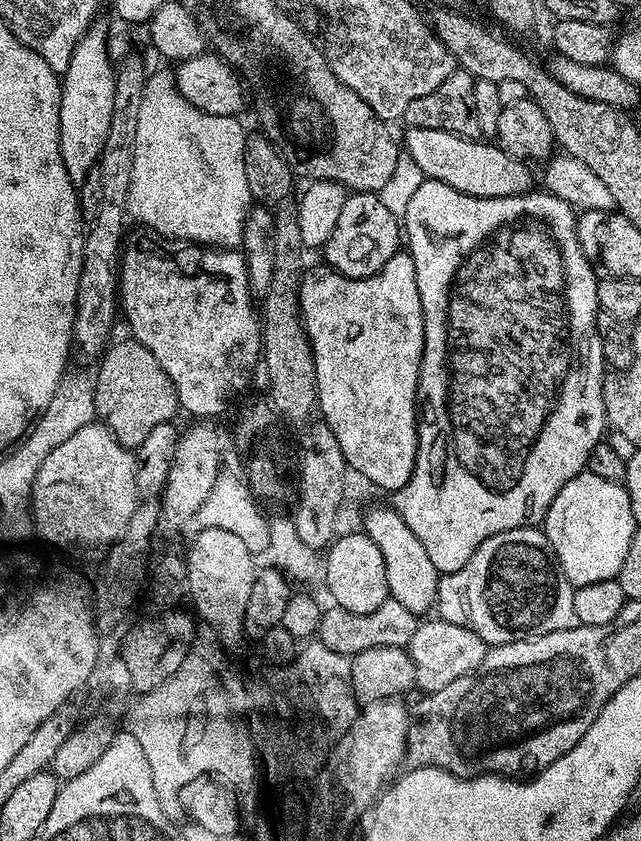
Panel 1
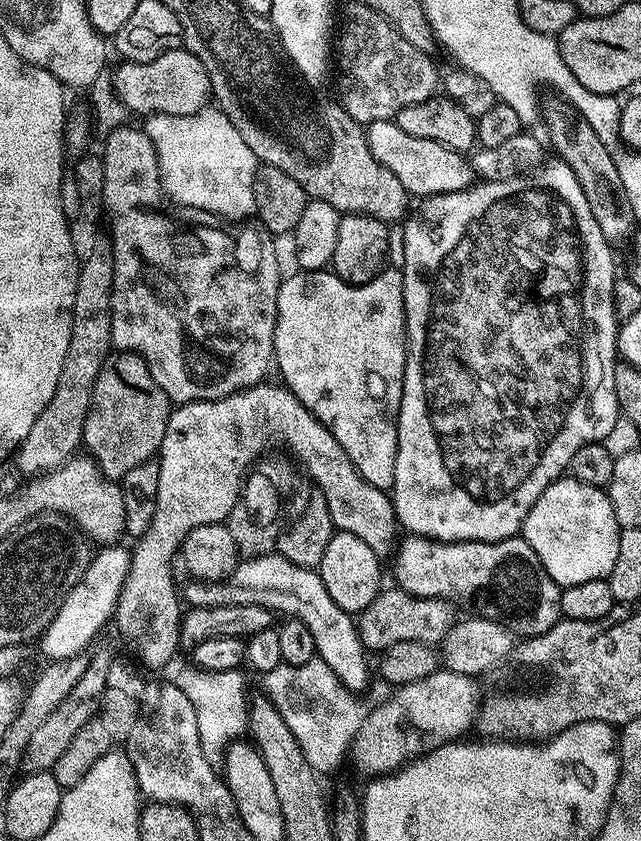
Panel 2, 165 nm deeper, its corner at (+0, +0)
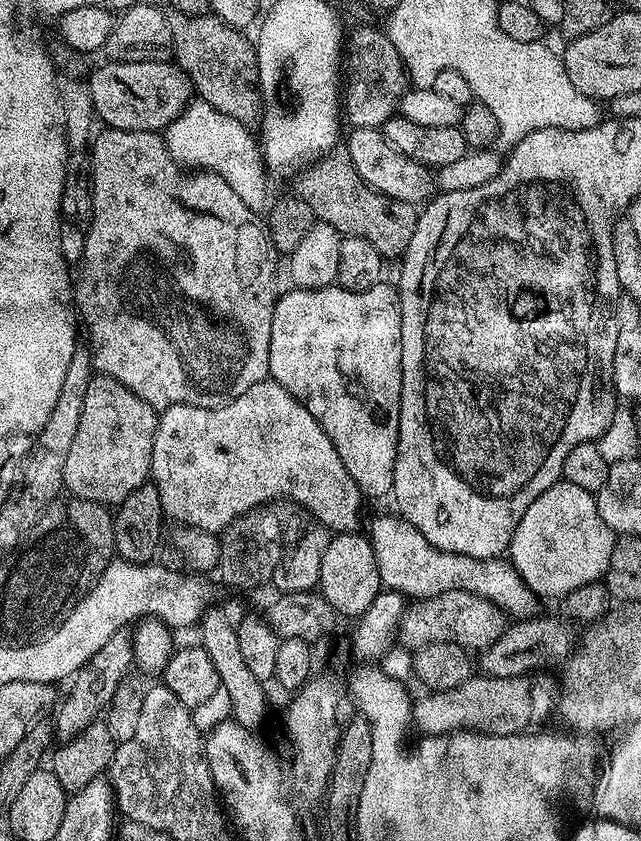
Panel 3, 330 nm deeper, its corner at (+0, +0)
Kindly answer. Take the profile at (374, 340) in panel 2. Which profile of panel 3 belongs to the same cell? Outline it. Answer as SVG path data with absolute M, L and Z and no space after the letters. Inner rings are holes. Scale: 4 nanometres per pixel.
M383 282L370 290L351 292L339 286L331 288L293 287L279 297L270 326L270 362L268 374L296 399L326 430L338 450L342 466L358 482L361 493L388 496L394 482L394 466L400 433L402 402L402 314L400 293Z

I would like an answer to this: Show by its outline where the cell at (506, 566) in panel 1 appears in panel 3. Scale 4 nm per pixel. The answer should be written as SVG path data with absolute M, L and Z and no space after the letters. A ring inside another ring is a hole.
M399 514L374 517L372 525L366 529L366 535L374 550L374 562L378 562L380 583L387 591L399 592L405 598L414 596L412 598L419 601L450 590L466 590L494 602L511 617L532 618L537 615L536 603L538 603L538 597L536 593L531 592L526 584L522 582L520 575L507 559L475 560L469 556L462 556L453 552L442 552L430 542L426 542L426 538L422 538L419 530Z

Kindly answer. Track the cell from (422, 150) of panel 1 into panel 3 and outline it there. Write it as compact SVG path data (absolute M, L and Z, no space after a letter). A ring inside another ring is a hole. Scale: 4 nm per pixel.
M352 128L349 133L346 151L362 182L370 185L376 192L415 205L427 201L433 195L433 173L423 164L406 158L404 154L398 154L398 150L394 150L394 146L386 142L380 128Z

